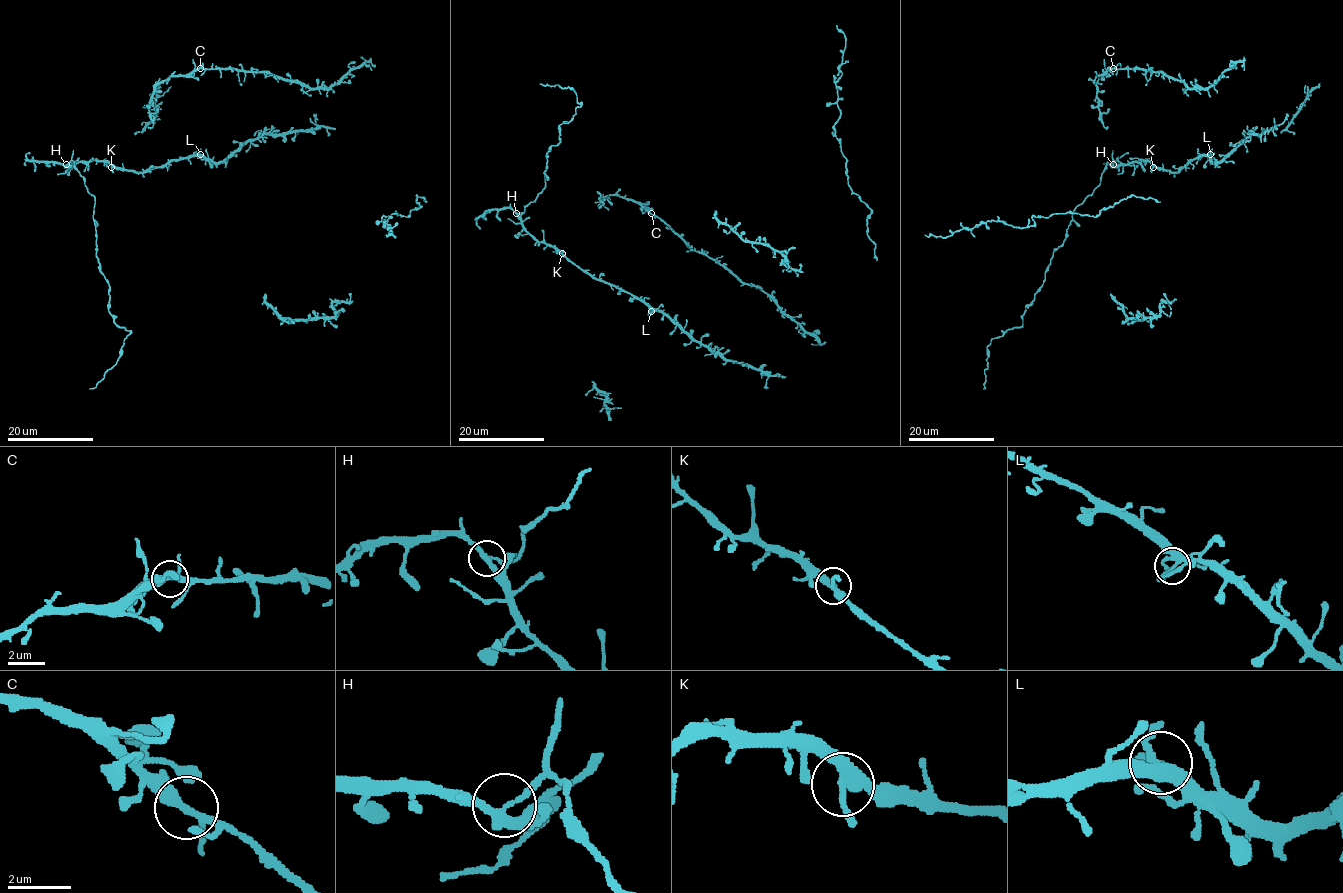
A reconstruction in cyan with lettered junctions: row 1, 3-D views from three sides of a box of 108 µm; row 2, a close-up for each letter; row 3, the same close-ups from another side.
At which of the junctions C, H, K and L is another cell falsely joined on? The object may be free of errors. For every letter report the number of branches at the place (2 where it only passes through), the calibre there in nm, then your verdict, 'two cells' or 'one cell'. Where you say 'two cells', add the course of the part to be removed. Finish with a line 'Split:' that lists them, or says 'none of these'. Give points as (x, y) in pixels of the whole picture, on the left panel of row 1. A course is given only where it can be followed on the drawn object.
C: 3 | 260 nm | one cell
H: 3 | 260 nm | two cells | (65, 165), (74, 161), (94, 197), (99, 271), (109, 287), (108, 311), (130, 332), (121, 355), (89, 389)
K: 3 | 240 nm | one cell
L: 3 | 240 nm | one cell
Split: H

